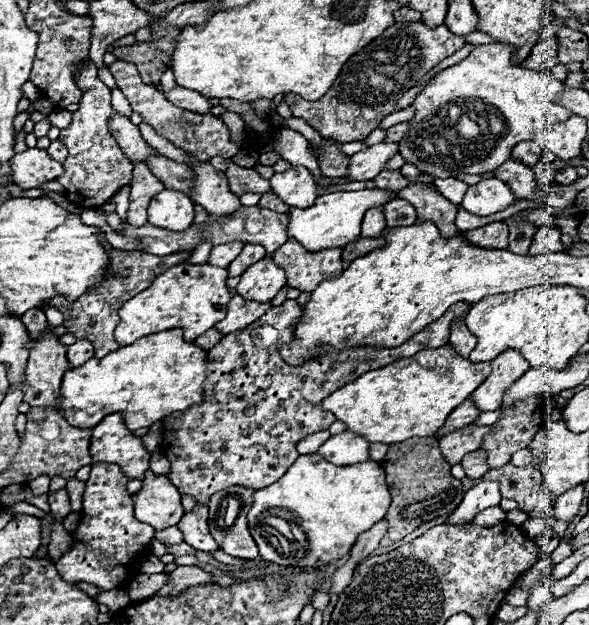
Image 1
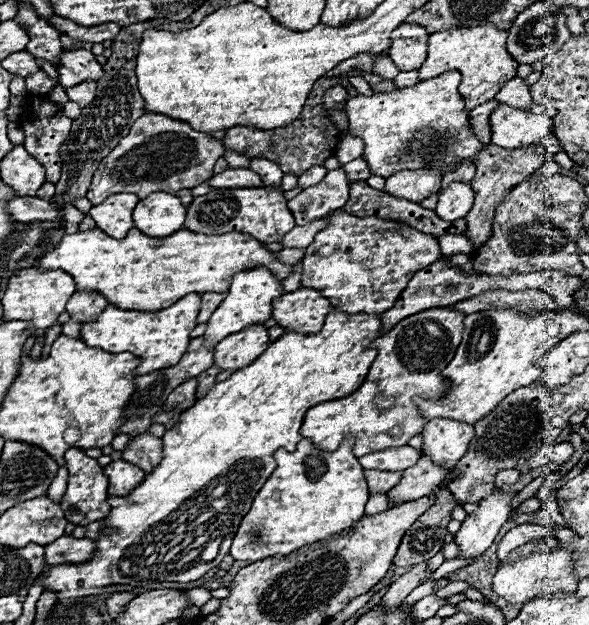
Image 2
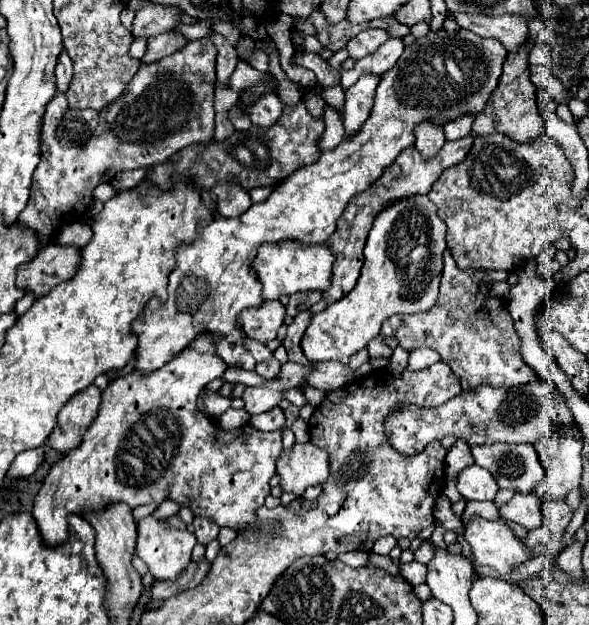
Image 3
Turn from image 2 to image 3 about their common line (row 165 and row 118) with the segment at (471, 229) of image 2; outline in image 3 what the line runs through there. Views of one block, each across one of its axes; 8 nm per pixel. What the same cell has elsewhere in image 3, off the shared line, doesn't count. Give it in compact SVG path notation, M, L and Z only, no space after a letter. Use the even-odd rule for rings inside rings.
M528 38L528 42L524 46L520 46L520 50L516 54L508 54L506 62L504 62L504 72L500 76L498 88L492 92L486 108L474 118L472 130L480 136L486 134L494 134L500 132L508 138L512 138L514 142L526 144L526 142L534 142L536 138L544 136L548 132L540 110L538 110L538 102L536 102L536 86L530 80L530 62L528 62L528 54L534 48L536 38Z

